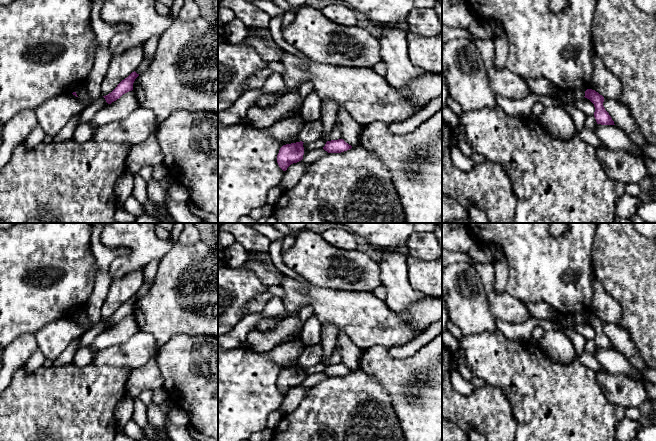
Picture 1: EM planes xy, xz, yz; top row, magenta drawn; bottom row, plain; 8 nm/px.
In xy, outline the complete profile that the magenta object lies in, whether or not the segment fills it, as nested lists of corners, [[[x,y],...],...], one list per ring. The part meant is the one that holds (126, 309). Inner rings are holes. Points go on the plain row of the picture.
[[[135,295],[132,296],[127,302],[122,304],[117,311],[108,319],[103,320],[108,328],[119,323],[123,318],[133,314],[133,307],[139,300]]]

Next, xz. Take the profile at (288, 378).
[[[302,365],[283,369],[277,379],[277,387],[279,391],[286,395],[293,388],[301,385],[304,379],[304,371]]]

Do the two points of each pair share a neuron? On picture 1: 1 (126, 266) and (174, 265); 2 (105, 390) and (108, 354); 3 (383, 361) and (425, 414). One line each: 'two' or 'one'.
1: two
2: two
3: one

